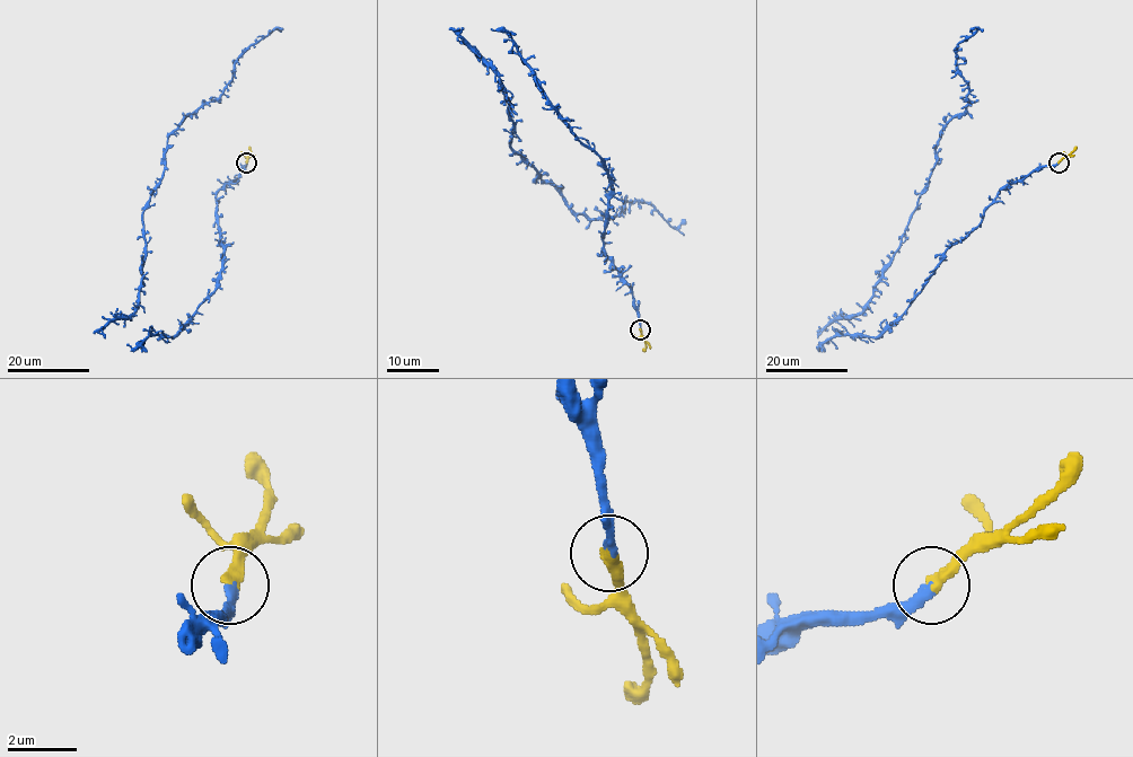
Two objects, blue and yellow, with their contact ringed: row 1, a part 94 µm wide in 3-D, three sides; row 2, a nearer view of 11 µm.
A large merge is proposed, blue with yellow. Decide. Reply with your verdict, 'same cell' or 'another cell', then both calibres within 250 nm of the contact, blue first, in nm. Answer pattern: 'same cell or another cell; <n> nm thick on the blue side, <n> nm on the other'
same cell; 280 nm thick on the blue side, 360 nm on the other

